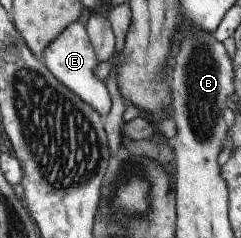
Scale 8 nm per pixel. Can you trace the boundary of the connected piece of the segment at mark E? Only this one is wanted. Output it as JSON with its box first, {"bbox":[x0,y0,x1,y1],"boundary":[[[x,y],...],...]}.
{"bbox":[41,21,111,114],"boundary":[[[75,21],[69,24],[57,40],[53,40],[41,56],[49,72],[55,75],[55,78],[65,84],[71,92],[74,92],[81,100],[84,100],[91,108],[95,108],[99,114],[107,114],[111,110],[111,96],[105,88],[105,84],[95,76],[95,66],[98,64],[95,50],[91,46],[89,33],[83,24]]]}

